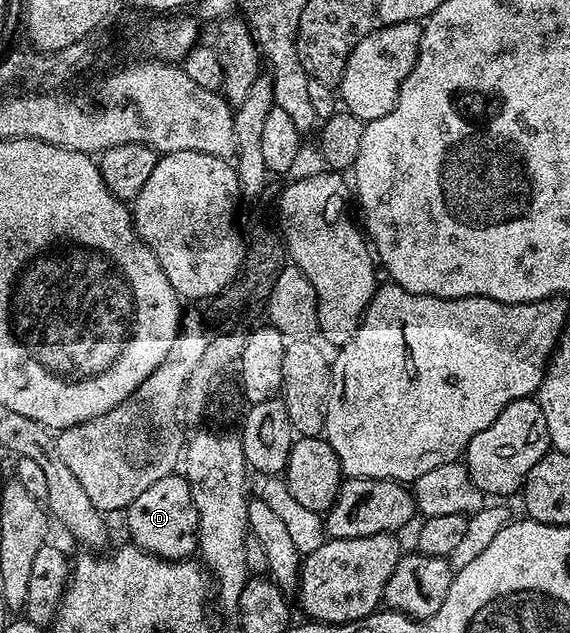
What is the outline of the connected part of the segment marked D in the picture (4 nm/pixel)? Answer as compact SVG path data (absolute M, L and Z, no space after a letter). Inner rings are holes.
M171 475L150 485L127 507L128 533L131 544L144 549L163 561L182 561L197 552L198 507L190 495L187 479Z

